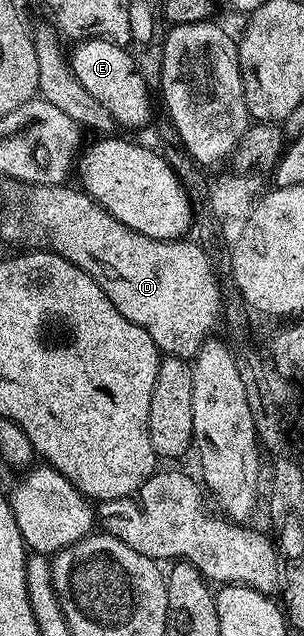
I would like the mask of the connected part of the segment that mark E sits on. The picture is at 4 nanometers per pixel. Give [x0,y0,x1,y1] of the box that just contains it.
[67,37,151,129]

